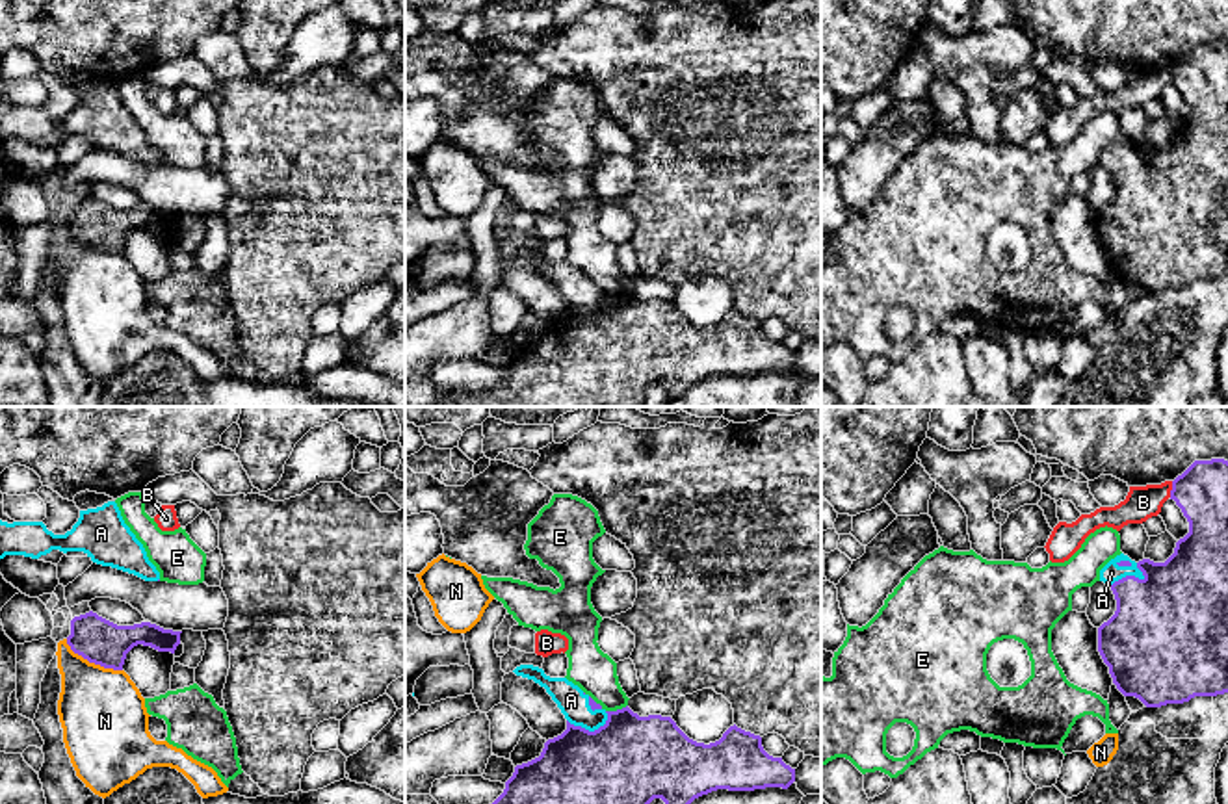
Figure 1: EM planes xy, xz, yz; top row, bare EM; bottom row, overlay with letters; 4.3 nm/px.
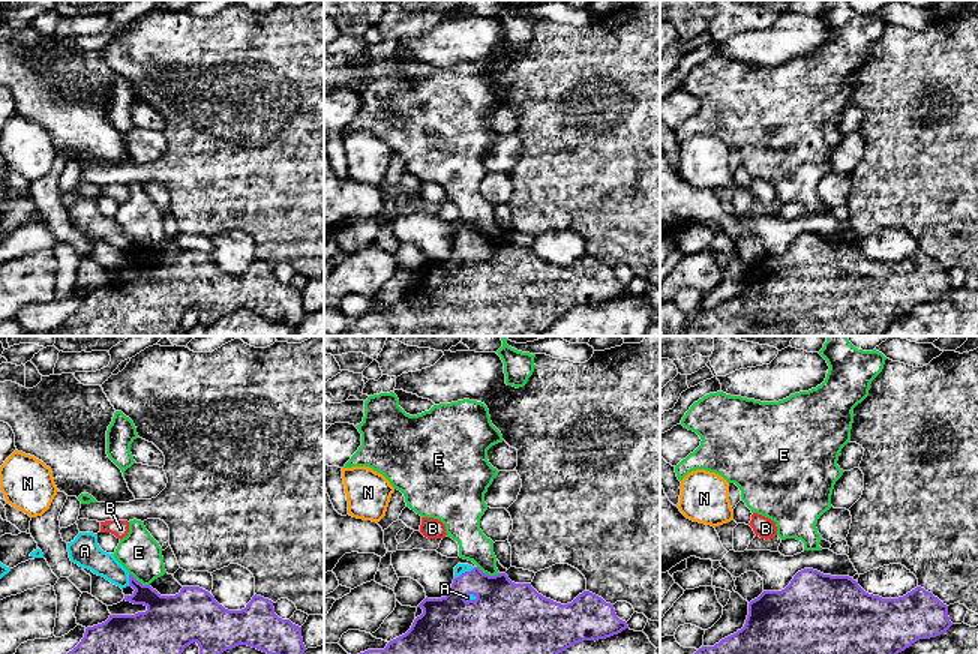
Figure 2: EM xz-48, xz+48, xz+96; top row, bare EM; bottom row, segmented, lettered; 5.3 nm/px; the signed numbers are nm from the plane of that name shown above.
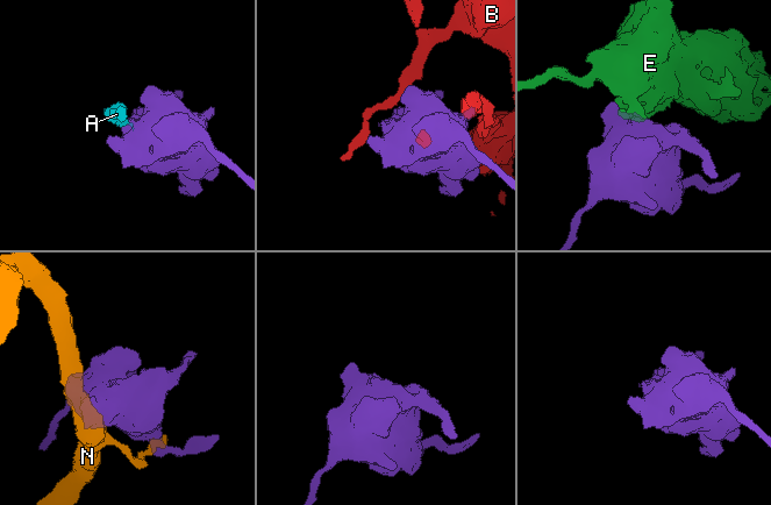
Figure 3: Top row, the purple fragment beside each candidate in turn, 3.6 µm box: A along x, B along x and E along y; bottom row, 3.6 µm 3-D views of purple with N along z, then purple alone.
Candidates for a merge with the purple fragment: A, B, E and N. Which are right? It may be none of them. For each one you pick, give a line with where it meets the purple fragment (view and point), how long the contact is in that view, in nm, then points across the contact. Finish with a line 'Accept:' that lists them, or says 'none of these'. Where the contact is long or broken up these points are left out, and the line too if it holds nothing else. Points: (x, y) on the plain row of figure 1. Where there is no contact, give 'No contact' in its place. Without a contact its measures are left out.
A: Touches purple at xz (587, 314). Shared border 190 nm. Path across: xz (587, 372), (587, 314), (582, 296), (571, 285)
Accept: A

